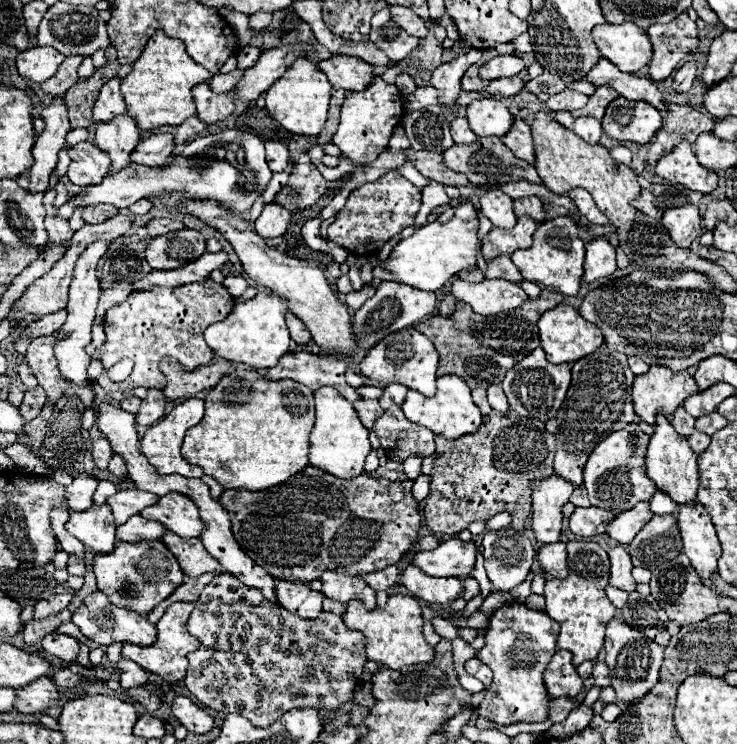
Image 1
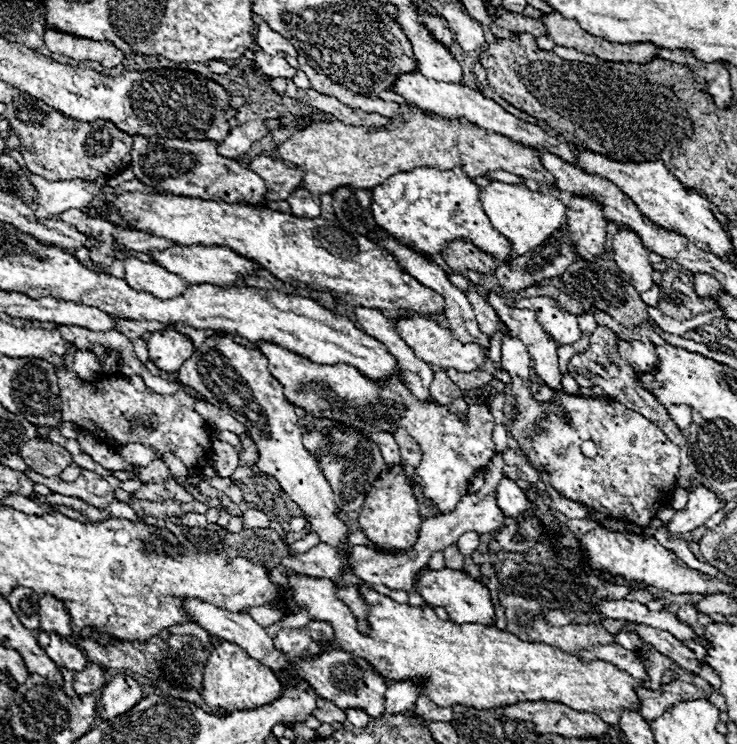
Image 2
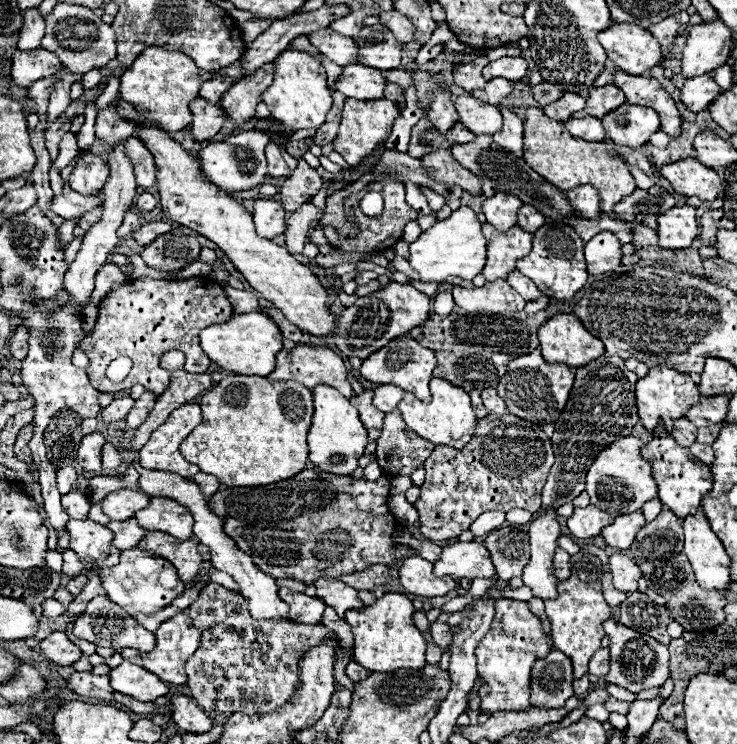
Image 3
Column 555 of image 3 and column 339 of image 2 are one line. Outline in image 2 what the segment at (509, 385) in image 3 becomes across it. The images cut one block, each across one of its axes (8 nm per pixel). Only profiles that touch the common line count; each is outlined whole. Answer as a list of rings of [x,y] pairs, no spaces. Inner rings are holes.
[[[266,340],[256,342],[254,348],[258,348],[268,358],[268,370],[282,384],[284,396],[294,408],[312,416],[346,422],[370,434],[396,432],[396,428],[404,428],[422,448],[422,462],[414,470],[414,480],[420,486],[424,498],[436,504],[438,514],[448,514],[456,508],[462,496],[468,494],[468,478],[476,470],[482,470],[496,454],[492,442],[496,422],[486,404],[470,404],[468,412],[464,412],[460,420],[448,410],[448,406],[442,406],[434,400],[416,400],[398,376],[390,376],[382,386],[378,386],[374,380],[368,380],[348,364],[316,364]]]

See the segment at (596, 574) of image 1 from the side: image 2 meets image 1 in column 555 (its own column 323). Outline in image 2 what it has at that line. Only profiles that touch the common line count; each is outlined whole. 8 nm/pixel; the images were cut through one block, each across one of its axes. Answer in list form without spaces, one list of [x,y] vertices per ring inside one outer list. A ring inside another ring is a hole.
[[[292,576],[290,588],[296,592],[292,602],[284,602],[292,612],[296,610],[308,610],[310,618],[326,620],[334,626],[336,646],[368,660],[386,680],[396,682],[404,678],[426,678],[426,696],[434,700],[438,706],[454,706],[454,704],[468,704],[472,708],[498,708],[506,704],[514,704],[518,700],[546,700],[546,702],[560,702],[566,704],[578,712],[592,712],[600,716],[606,724],[616,726],[620,720],[620,714],[624,710],[638,710],[640,698],[636,694],[636,688],[644,686],[640,680],[628,676],[628,672],[618,670],[614,664],[592,660],[582,662],[578,656],[564,654],[558,648],[552,648],[548,644],[534,644],[524,642],[516,638],[510,632],[502,632],[498,628],[482,626],[482,624],[454,624],[452,620],[440,620],[430,606],[408,606],[398,604],[388,596],[382,596],[374,592],[368,584],[362,584],[360,592],[362,596],[372,604],[372,610],[368,614],[368,622],[372,626],[372,634],[364,636],[356,630],[356,618],[352,610],[336,596],[334,582],[328,578],[308,578],[308,576]]]

